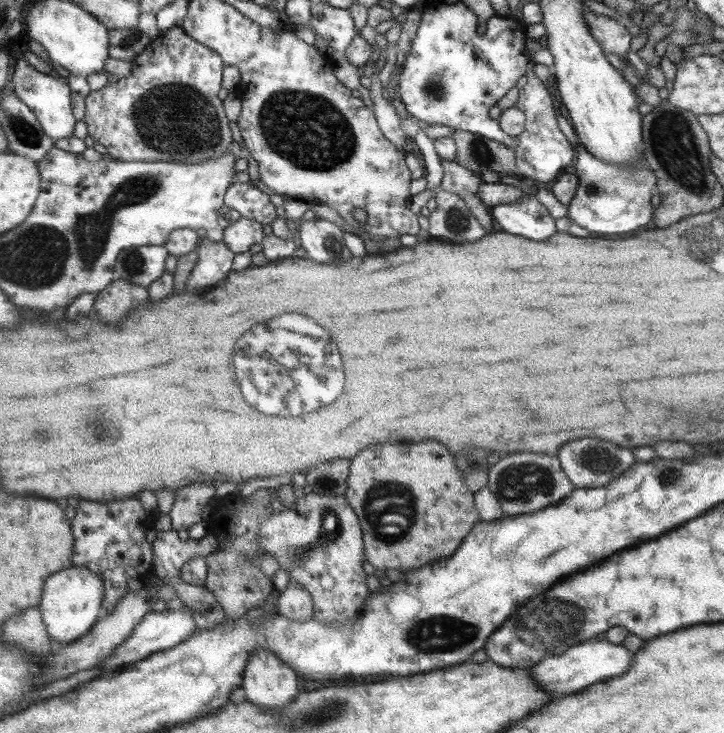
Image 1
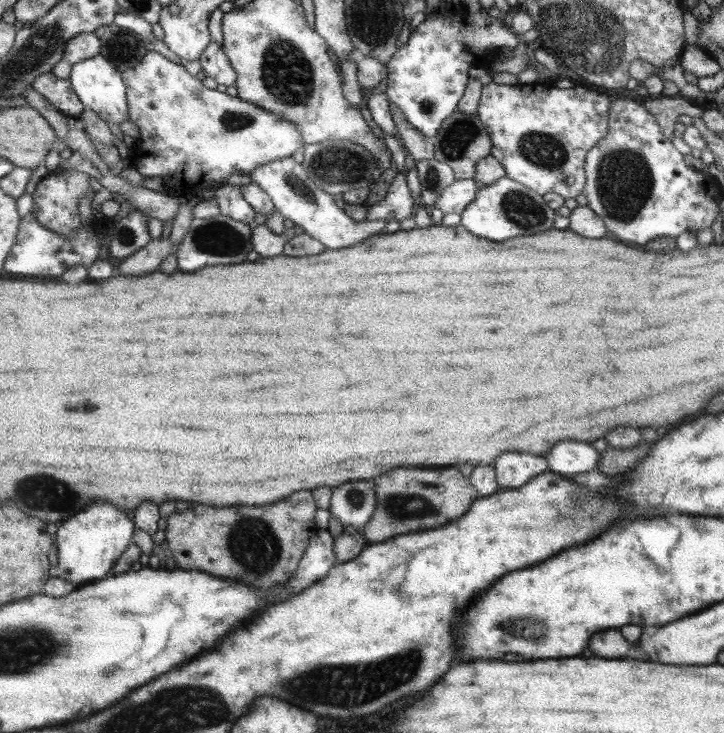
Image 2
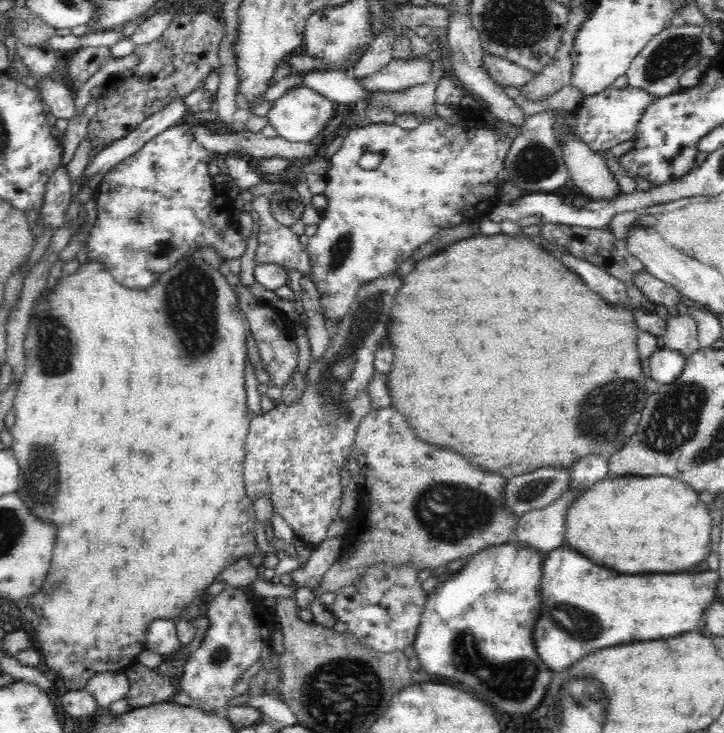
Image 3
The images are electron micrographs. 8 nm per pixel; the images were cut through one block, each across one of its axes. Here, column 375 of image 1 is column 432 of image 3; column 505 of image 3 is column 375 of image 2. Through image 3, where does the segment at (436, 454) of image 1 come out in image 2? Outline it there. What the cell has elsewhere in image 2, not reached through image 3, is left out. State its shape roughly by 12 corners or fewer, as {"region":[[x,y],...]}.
{"region":[[455,467],[373,482],[368,544],[463,516],[477,490]]}

